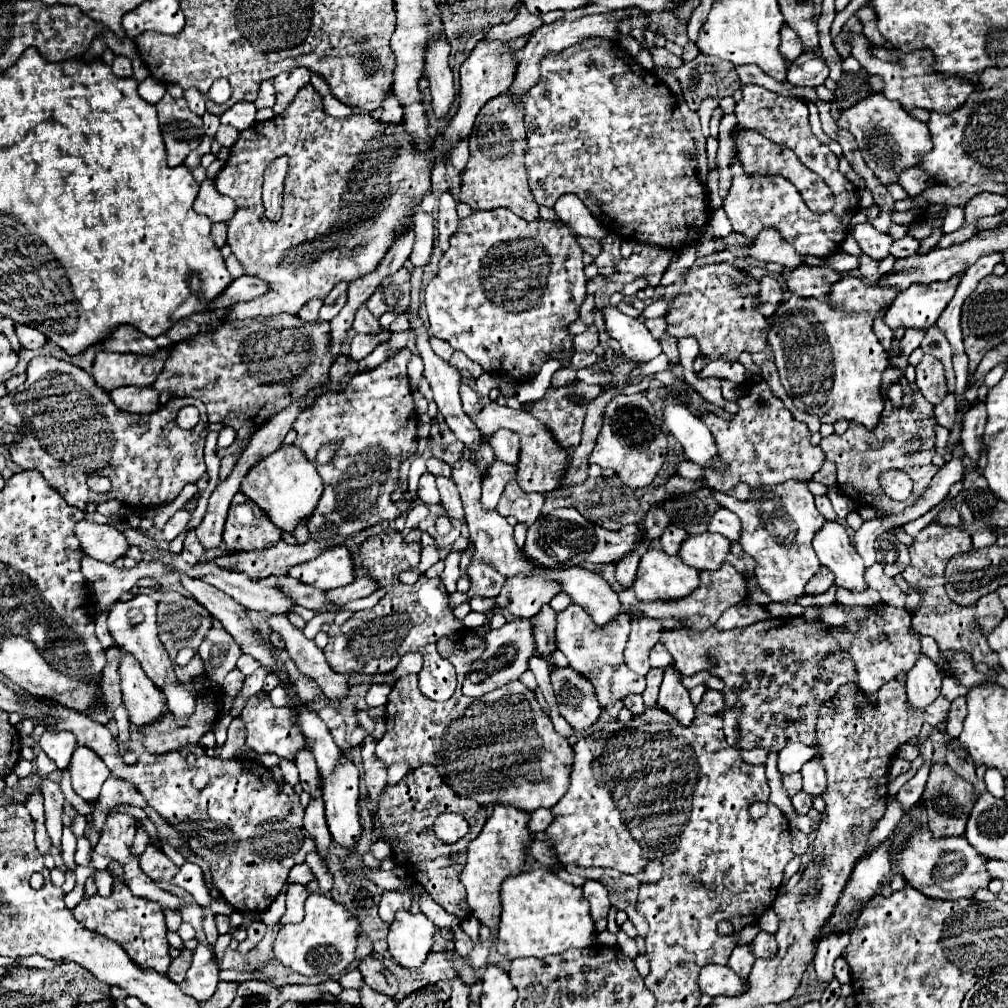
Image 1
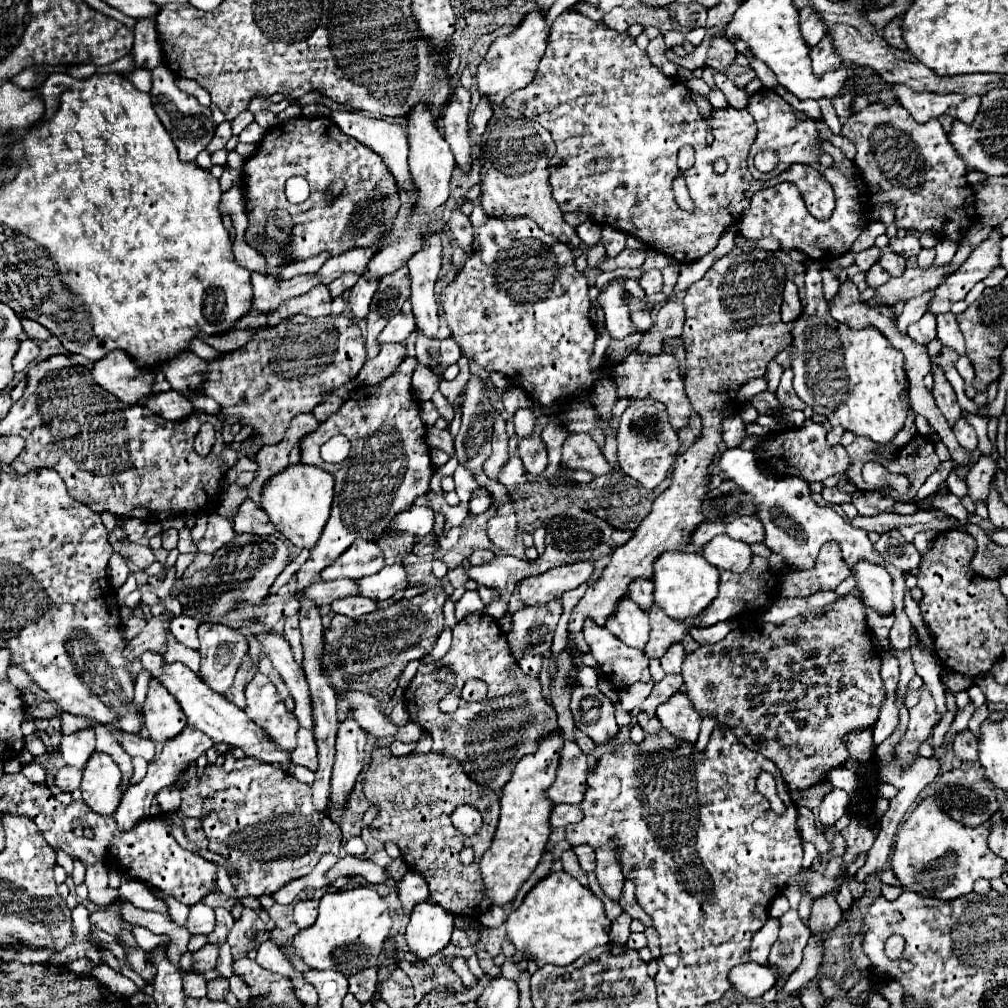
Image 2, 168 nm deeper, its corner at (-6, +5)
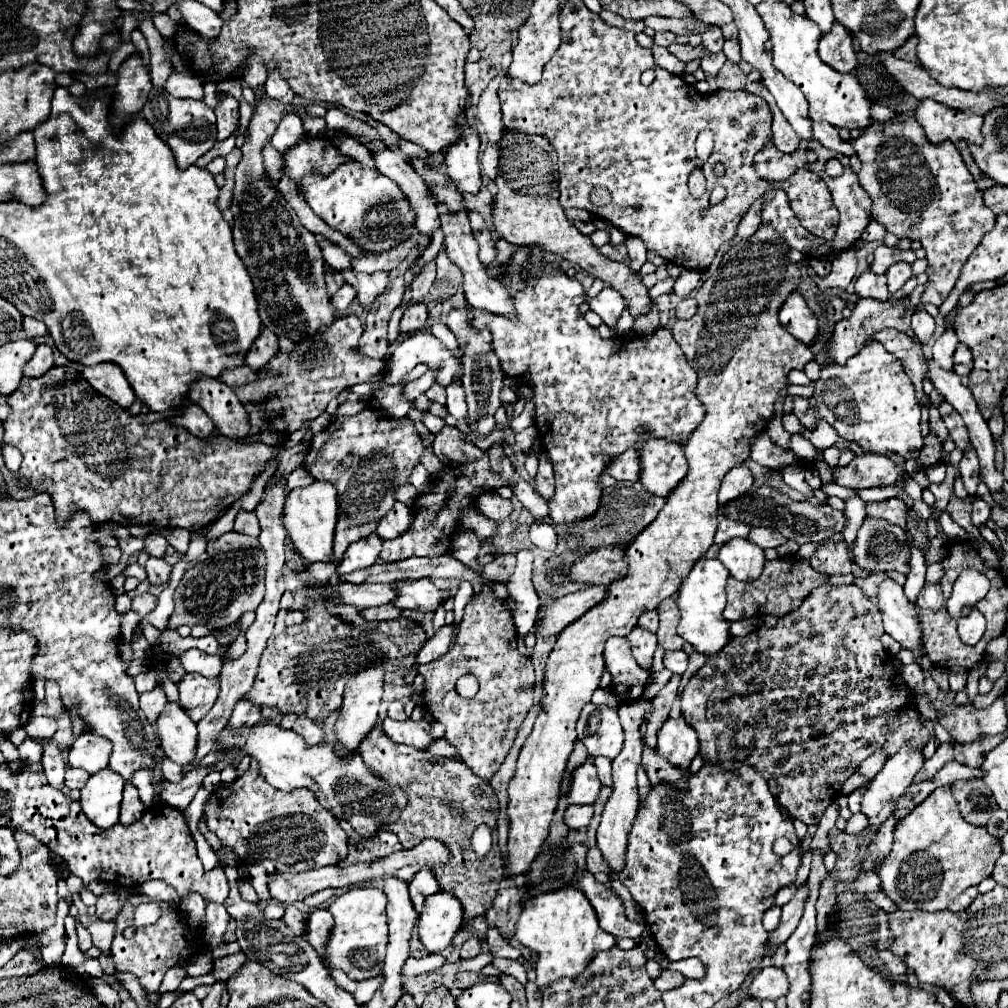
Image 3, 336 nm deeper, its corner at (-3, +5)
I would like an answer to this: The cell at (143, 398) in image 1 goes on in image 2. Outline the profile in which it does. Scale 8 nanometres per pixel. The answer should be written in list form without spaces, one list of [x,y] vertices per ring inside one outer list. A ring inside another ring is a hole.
[[[173,389],[165,391],[165,393],[153,393],[145,399],[147,403],[147,409],[165,417],[165,419],[171,419],[171,421],[179,421],[179,419],[185,419],[187,413],[193,411],[189,399],[185,399],[181,393],[175,393]]]

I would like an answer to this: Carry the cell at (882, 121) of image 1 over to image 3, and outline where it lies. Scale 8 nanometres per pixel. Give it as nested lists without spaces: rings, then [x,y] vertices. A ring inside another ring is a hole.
[[[898,115],[890,123],[874,123],[868,129],[864,129],[858,139],[852,139],[850,143],[854,145],[858,159],[862,161],[858,179],[860,179],[860,185],[866,189],[866,193],[872,197],[872,203],[874,203],[872,217],[878,223],[882,223],[888,233],[922,243],[922,247],[926,249],[926,257],[928,257],[928,269],[926,269],[928,283],[926,283],[926,289],[920,301],[934,303],[936,307],[940,307],[950,295],[950,291],[954,289],[960,277],[960,269],[966,263],[966,259],[974,253],[982,237],[994,227],[996,215],[984,204],[983,191],[976,187],[956,145],[948,141],[942,145],[932,145],[924,137],[924,129],[920,129],[920,123],[914,117]],[[972,241],[974,241],[974,249],[964,249]]]

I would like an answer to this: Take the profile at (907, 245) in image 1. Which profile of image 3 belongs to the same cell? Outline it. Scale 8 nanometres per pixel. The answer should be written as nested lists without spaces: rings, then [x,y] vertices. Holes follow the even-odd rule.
[[[882,245],[874,253],[874,265],[870,269],[876,275],[882,275],[882,273],[886,273],[890,269],[890,265],[900,263],[900,261],[912,265],[916,261],[916,253],[914,251],[902,251],[902,249],[890,249],[890,247]]]

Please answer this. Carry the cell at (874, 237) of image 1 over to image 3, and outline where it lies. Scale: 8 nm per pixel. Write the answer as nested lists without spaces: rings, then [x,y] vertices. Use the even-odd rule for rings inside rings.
[[[898,263],[898,265],[892,265],[886,273],[888,277],[888,291],[890,293],[896,293],[910,277],[912,277],[912,271],[910,271],[910,265],[908,263]]]

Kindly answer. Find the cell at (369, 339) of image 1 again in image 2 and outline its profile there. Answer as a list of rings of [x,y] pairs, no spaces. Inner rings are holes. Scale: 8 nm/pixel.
[[[395,315],[393,319],[389,319],[389,323],[385,325],[385,329],[379,333],[377,341],[383,343],[401,343],[409,337],[409,333],[415,331],[415,319],[413,315]]]

